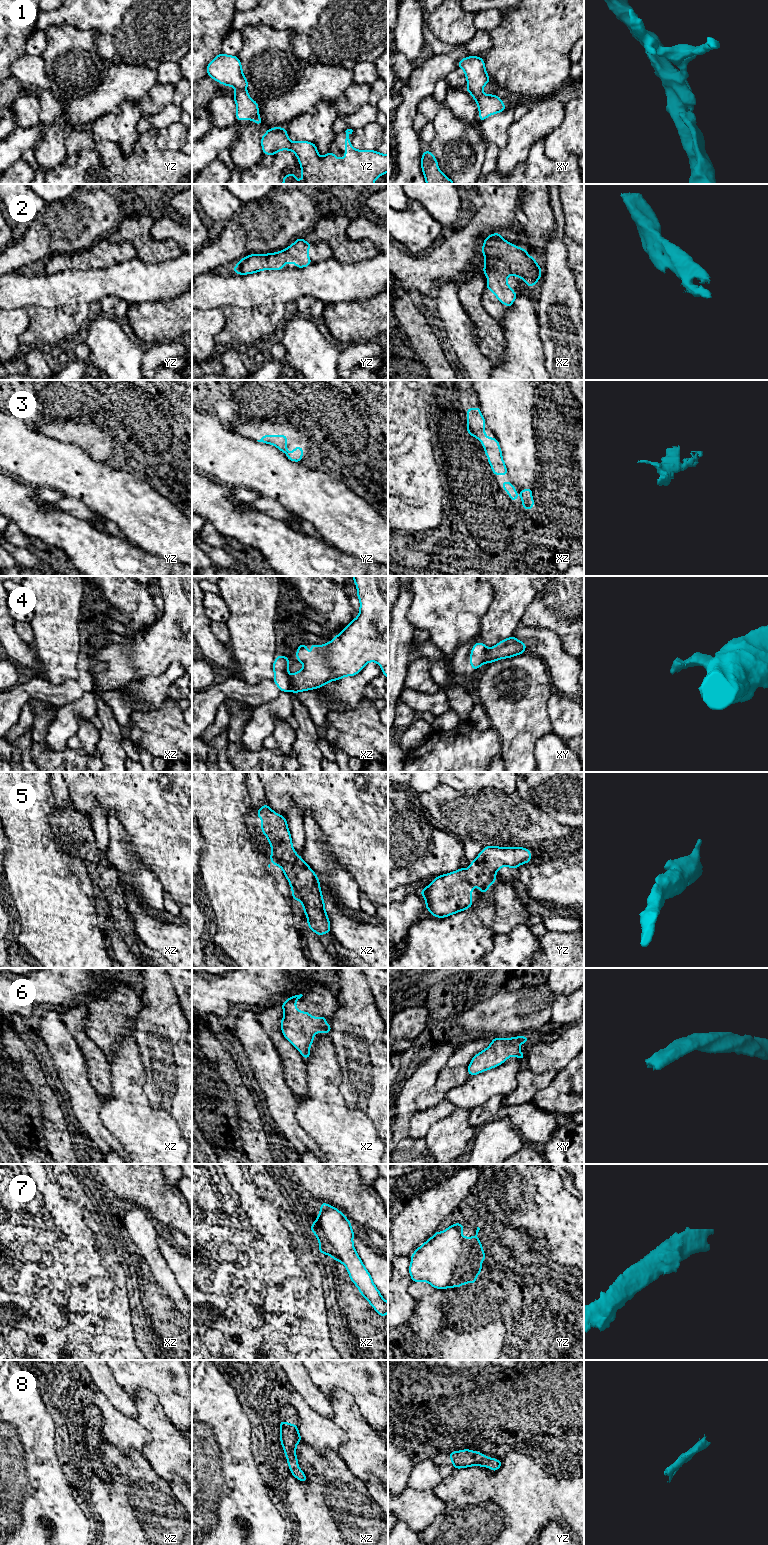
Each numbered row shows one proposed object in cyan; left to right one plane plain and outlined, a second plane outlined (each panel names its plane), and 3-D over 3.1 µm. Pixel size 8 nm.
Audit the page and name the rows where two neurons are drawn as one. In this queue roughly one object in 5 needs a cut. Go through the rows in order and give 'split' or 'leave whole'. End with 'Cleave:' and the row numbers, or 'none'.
1: leave whole
2: leave whole
3: leave whole
4: leave whole
5: leave whole
6: leave whole
7: leave whole
8: leave whole
Cleave: none

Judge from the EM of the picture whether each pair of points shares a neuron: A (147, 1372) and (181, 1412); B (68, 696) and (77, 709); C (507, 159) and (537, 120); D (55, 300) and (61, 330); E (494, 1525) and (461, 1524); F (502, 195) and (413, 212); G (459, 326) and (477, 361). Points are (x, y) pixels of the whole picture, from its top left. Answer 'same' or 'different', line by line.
A: same
B: different
C: same
D: different
E: same
F: different
G: same

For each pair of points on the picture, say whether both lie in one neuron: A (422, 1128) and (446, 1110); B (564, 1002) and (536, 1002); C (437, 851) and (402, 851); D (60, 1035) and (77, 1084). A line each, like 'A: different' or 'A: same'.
A: same
B: different
C: same
D: same

